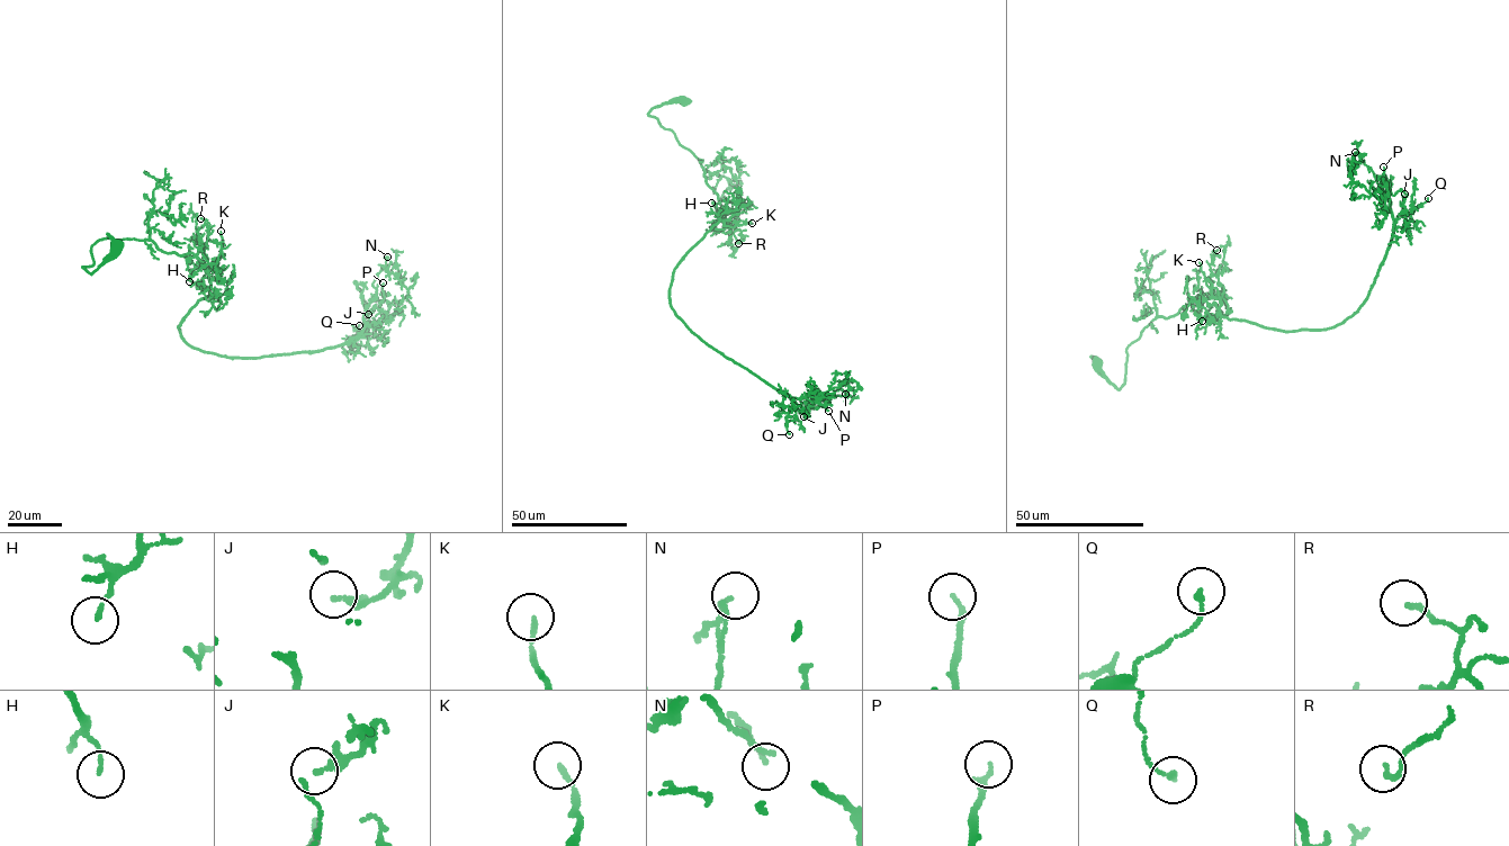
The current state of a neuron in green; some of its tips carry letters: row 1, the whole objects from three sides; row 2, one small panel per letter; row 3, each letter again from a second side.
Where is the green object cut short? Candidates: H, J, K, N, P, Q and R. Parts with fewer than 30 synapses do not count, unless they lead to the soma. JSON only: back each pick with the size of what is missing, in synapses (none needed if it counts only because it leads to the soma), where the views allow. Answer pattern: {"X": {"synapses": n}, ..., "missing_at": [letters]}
{"P": {"synapses": 30}, "missing_at": ["P"]}

